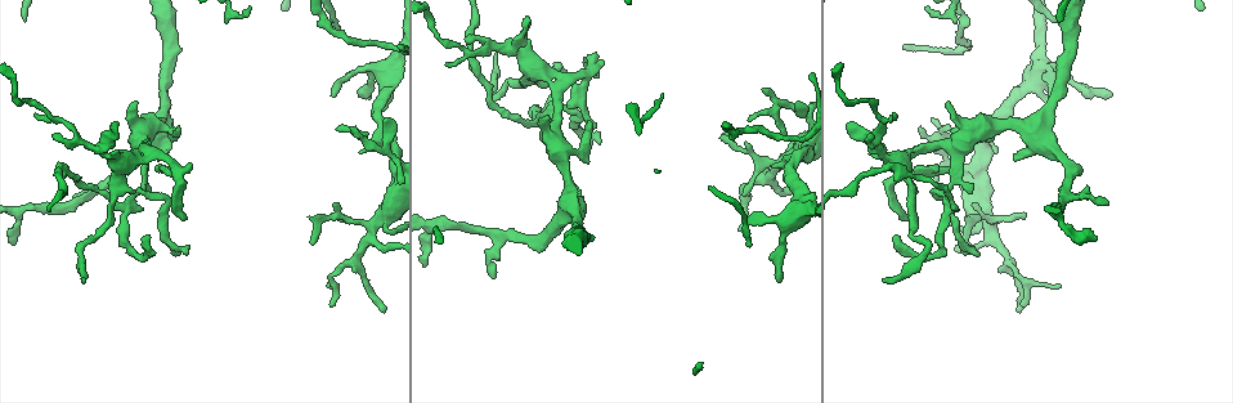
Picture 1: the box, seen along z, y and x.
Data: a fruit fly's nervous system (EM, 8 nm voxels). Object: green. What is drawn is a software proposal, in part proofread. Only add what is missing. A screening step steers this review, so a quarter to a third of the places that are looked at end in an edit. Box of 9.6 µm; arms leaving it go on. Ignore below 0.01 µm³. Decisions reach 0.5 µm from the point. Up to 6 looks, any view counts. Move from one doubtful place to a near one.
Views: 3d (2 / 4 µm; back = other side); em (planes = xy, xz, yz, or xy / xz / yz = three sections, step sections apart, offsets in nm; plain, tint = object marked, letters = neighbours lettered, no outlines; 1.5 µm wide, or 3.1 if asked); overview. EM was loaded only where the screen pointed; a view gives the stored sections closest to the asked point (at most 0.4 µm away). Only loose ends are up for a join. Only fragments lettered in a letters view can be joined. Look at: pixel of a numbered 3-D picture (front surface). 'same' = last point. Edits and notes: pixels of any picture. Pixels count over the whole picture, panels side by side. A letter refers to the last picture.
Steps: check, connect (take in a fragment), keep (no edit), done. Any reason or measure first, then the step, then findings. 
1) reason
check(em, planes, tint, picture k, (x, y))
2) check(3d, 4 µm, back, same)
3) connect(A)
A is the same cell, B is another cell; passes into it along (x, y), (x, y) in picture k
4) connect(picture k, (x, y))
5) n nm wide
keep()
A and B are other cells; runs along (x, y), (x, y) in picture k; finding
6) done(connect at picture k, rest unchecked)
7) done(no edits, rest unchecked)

tapers out
check(3d, 2 µm, picture 1, (354, 128))

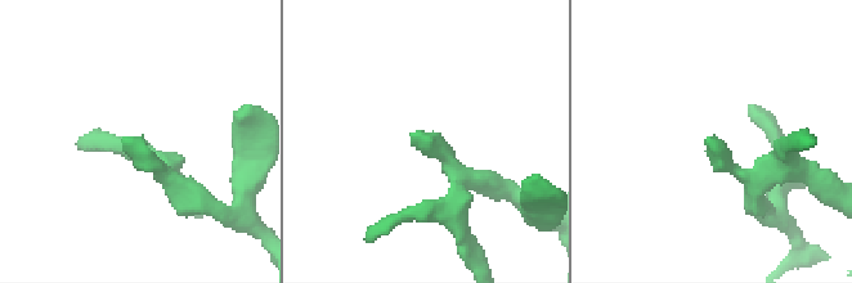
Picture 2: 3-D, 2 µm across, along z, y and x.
check(em, planes, letters, picture 2, (127, 137))

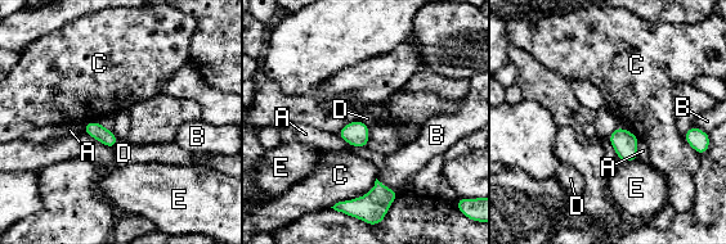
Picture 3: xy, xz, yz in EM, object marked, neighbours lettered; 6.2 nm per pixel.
keep()
A, B, C, D and E are other cells; border along (376, 177), (364, 194), (330, 207) in picture 3; none of them fits

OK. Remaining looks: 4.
tapers out
check(em, xy, step 8, letters, picture 1, (331, 287))

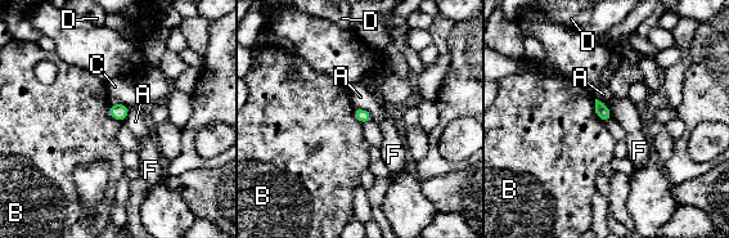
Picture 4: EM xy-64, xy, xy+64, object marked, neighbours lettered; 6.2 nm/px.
another direction
check(em, planes, letters, same)

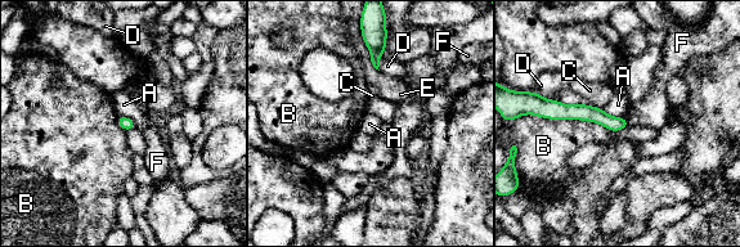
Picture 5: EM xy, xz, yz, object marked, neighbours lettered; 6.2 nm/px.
keep()
A, B, C, D, E and F are other cells; border along (529, 113), (595, 121), (613, 133) in picture 5; none of them fits

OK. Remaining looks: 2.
an open end
check(em, planes, plain, picture 1, (187, 254))

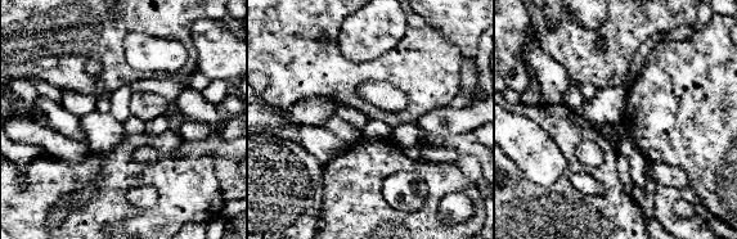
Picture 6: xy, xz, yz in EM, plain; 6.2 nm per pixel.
check(em, planes, letters, same)

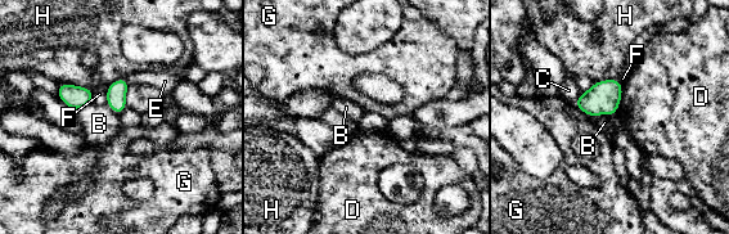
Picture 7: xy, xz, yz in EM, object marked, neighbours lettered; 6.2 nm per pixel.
keep()
B, C, D, E, F, G and H are other cells; none of them fits

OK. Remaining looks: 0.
done(no edits, rest unchecked)

